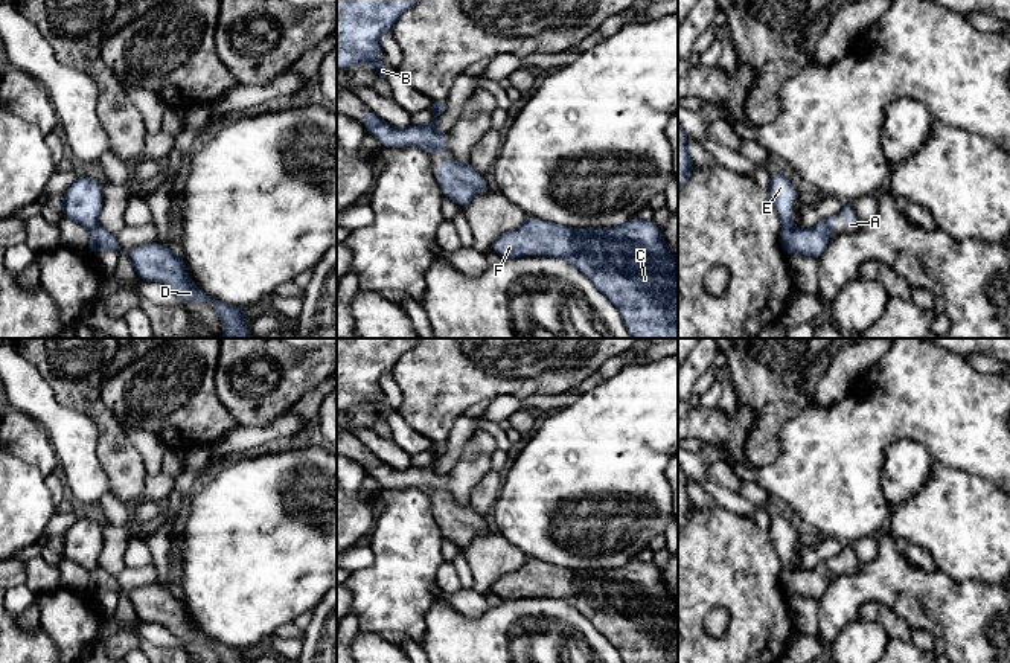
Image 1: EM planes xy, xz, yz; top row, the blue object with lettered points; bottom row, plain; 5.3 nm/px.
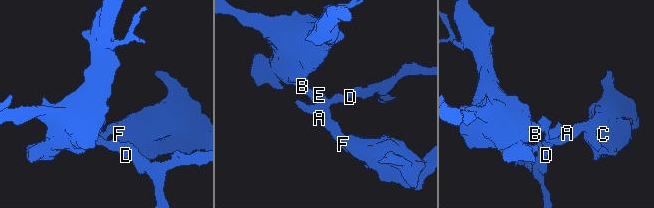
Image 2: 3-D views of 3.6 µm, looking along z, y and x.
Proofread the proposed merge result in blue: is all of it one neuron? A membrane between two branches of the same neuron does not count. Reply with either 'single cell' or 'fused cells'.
fused cells

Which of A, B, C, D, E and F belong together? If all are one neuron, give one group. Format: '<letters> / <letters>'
A C D F / B E

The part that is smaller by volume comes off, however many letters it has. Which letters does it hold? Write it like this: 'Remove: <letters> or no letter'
Remove: A, C, D, F

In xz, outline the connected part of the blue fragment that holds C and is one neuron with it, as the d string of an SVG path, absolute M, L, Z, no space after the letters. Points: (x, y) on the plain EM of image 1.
M527 558L518 570L500 576L492 591L501 601L550 597L570 604L620 652L623 663L678 663L678 601L652 562L634 559L618 569L573 570Z

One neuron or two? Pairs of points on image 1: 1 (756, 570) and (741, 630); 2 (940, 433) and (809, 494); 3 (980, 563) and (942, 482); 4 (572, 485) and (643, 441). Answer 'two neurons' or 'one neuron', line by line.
1: one neuron
2: one neuron
3: one neuron
4: one neuron

